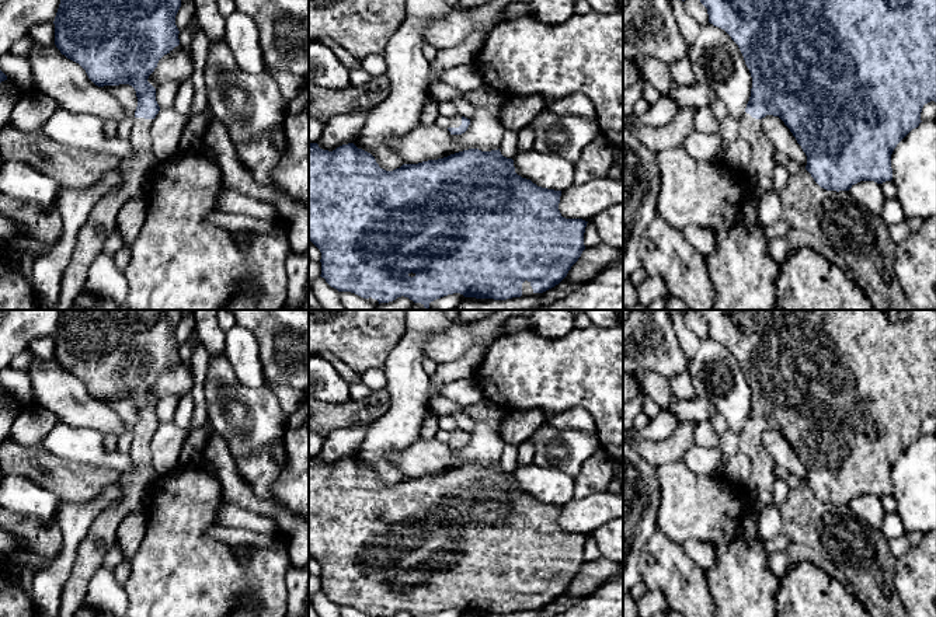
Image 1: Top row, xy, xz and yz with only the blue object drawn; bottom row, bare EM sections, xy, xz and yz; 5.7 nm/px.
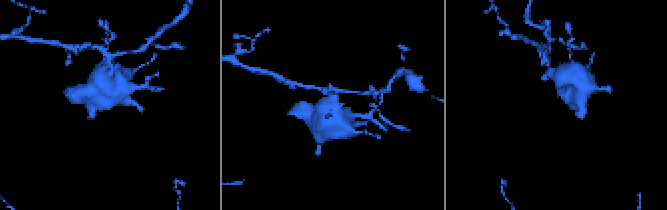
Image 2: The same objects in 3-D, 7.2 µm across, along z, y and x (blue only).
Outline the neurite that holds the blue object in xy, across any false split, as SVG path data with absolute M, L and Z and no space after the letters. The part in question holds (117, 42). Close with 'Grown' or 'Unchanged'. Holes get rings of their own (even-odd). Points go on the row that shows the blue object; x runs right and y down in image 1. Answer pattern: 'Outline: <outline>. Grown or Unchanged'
Outline: M60 0L55 17L55 45L67 59L79 63L88 79L98 87L129 84L135 88L138 107L129 142L132 156L121 160L123 178L121 185L107 194L90 212L79 231L72 259L63 272L62 292L53 307L46 310L70 310L74 299L84 292L87 272L102 252L105 240L116 227L122 206L132 198L145 196L160 167L153 153L150 125L160 111L156 88L147 81L159 60L180 45L175 15L181 0Z. Grown

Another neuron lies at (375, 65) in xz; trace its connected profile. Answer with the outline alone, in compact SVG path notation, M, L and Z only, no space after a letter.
M370 55L361 60L362 69L372 77L386 74L386 59L383 55Z

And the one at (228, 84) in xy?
M225 39L210 42L203 73L209 109L227 128L236 147L250 143L255 136L275 125L282 125L288 111L288 101L282 97L276 81L267 70L258 74L243 72Z

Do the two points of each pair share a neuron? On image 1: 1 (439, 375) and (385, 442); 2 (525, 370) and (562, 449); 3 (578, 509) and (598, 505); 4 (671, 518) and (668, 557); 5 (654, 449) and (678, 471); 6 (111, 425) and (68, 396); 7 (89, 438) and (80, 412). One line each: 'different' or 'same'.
1: different
2: different
3: same
4: different
5: different
6: same
7: different

